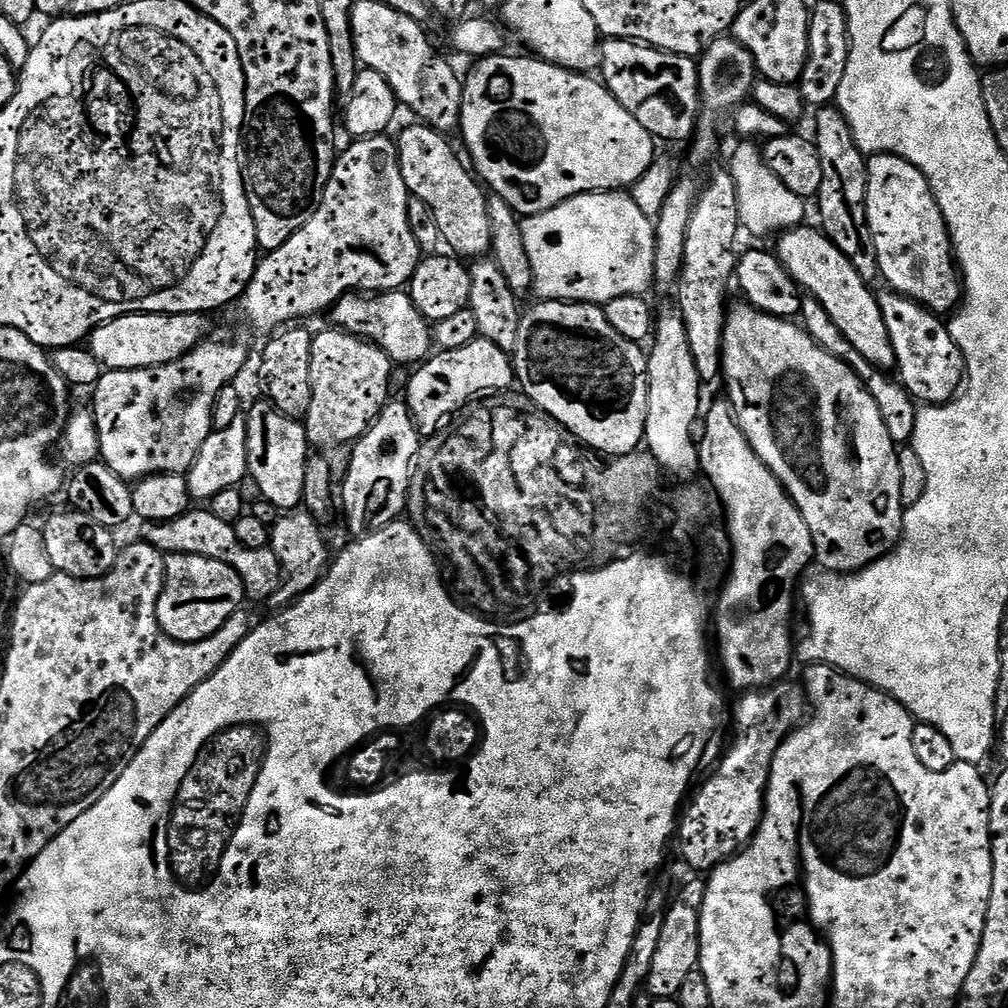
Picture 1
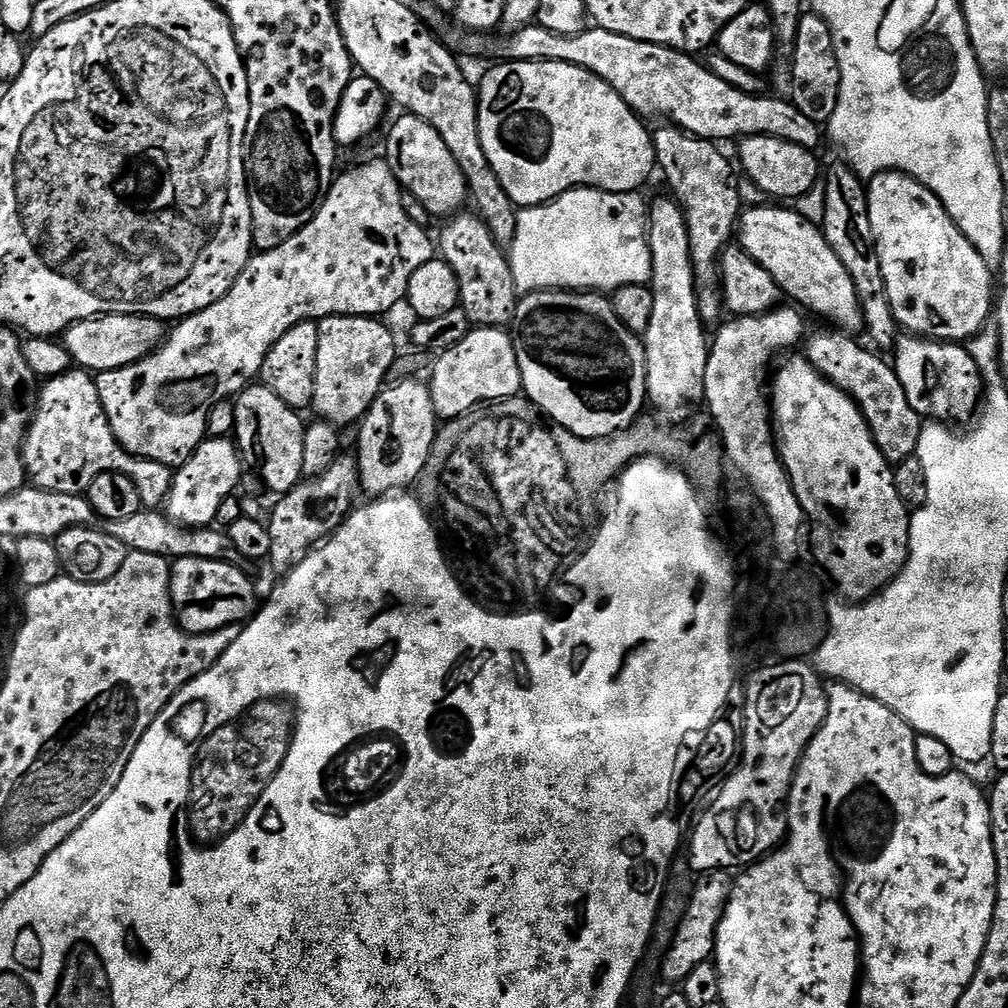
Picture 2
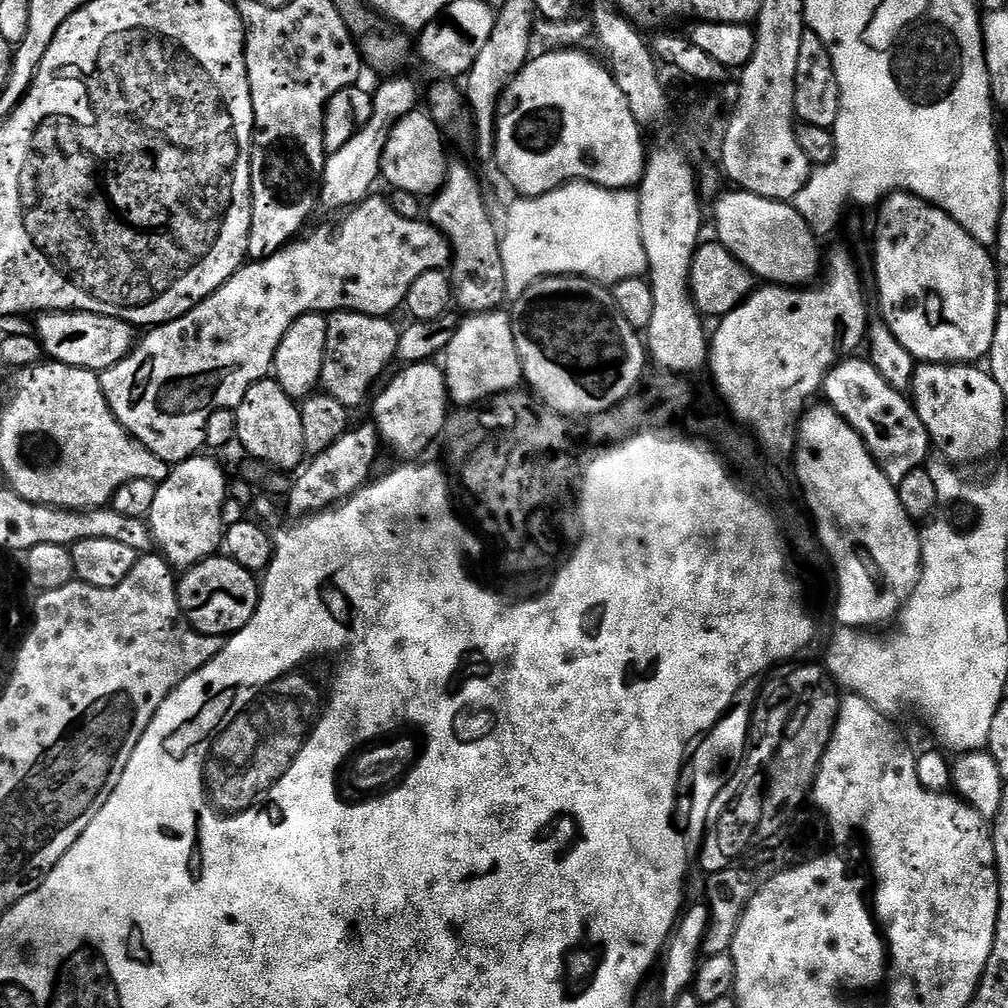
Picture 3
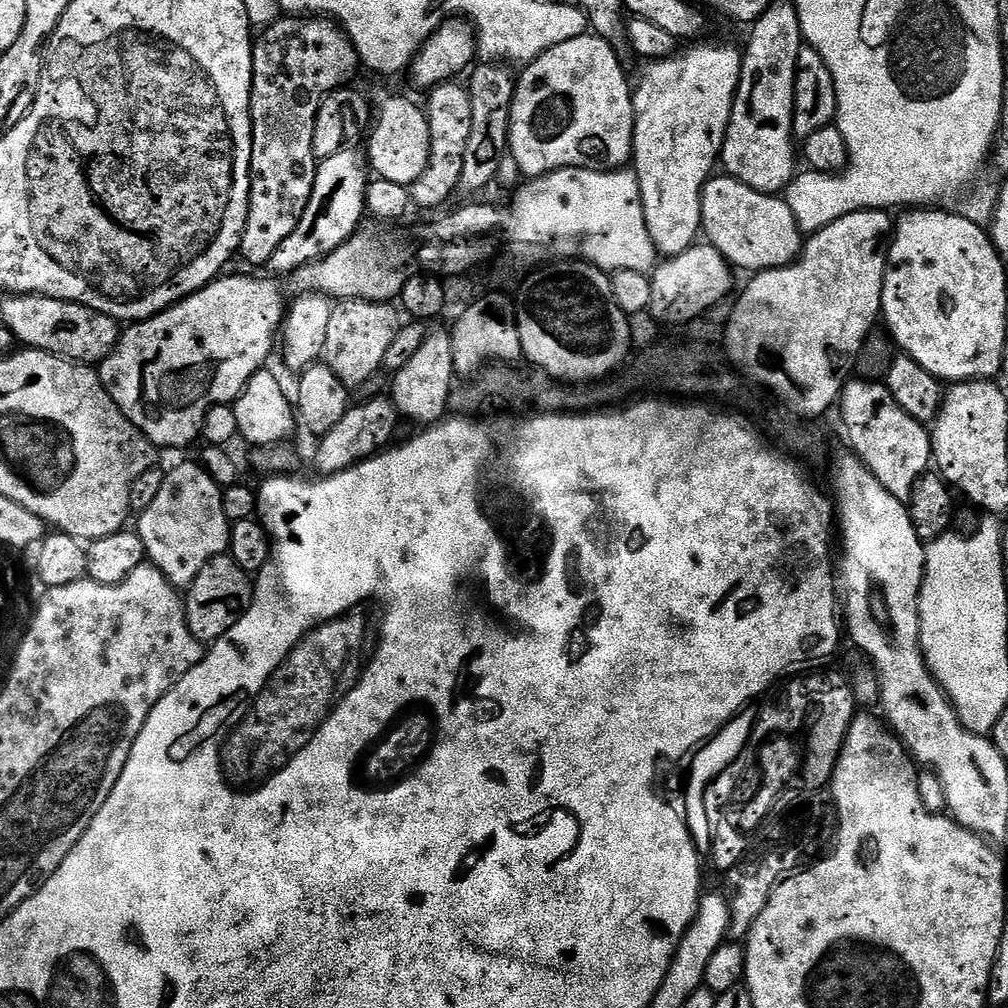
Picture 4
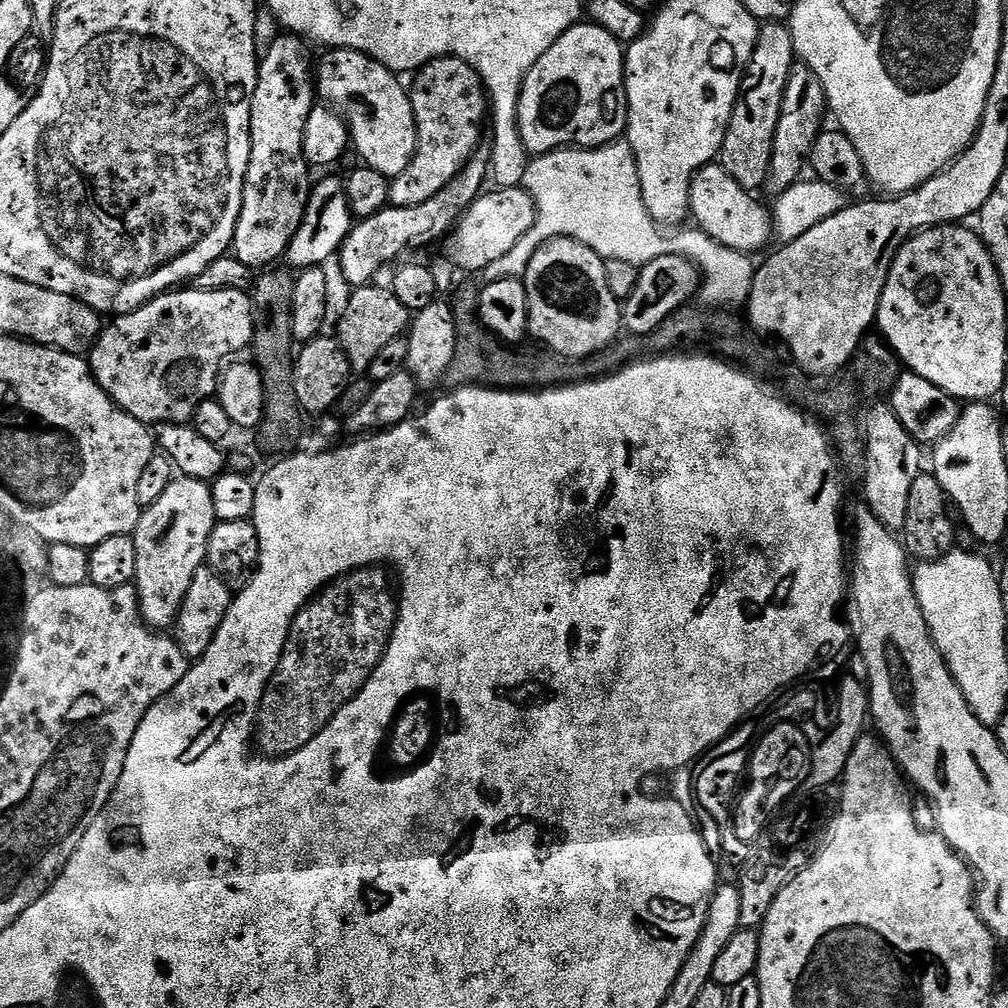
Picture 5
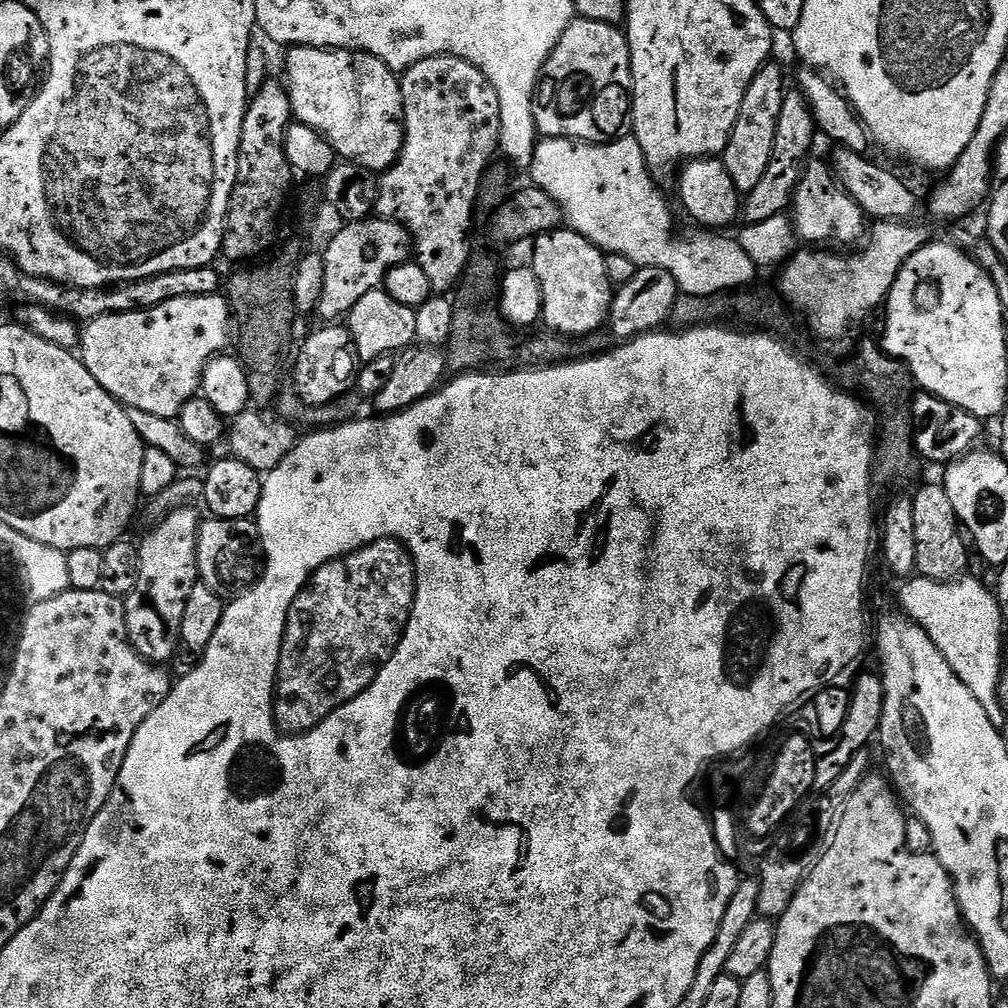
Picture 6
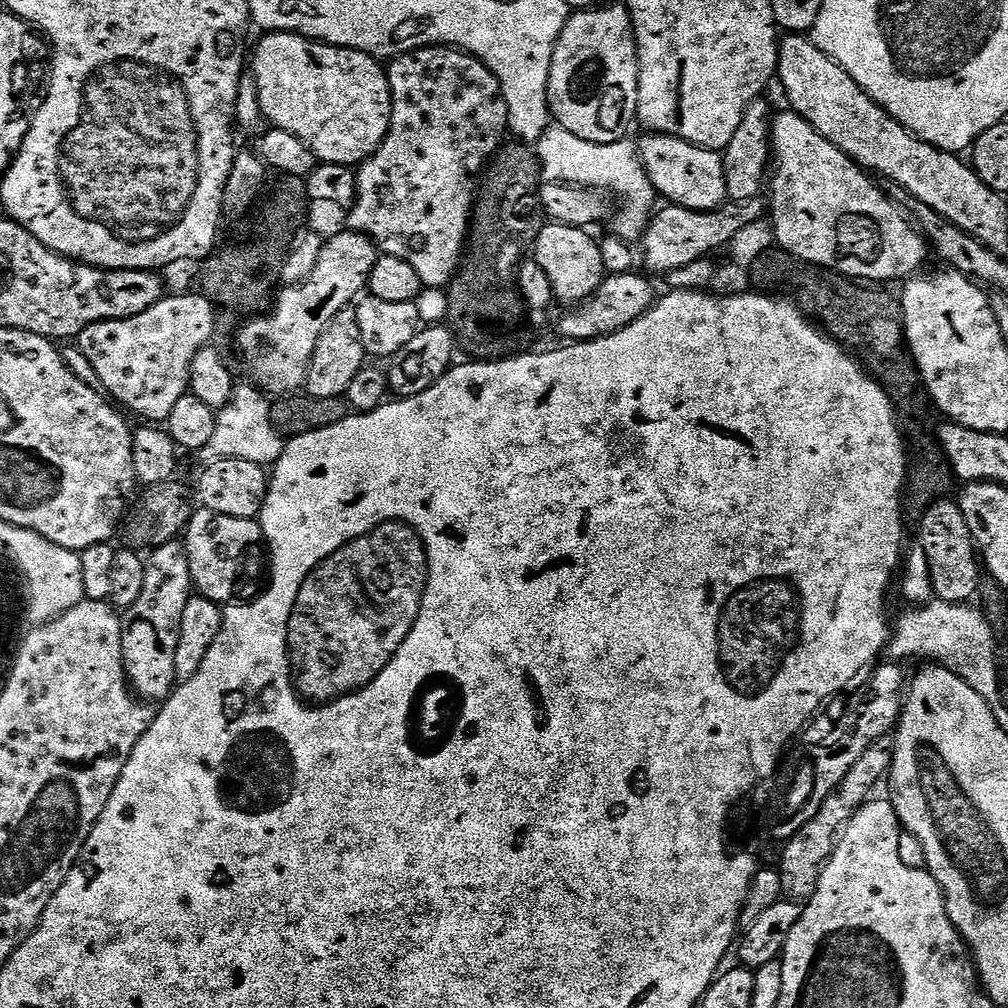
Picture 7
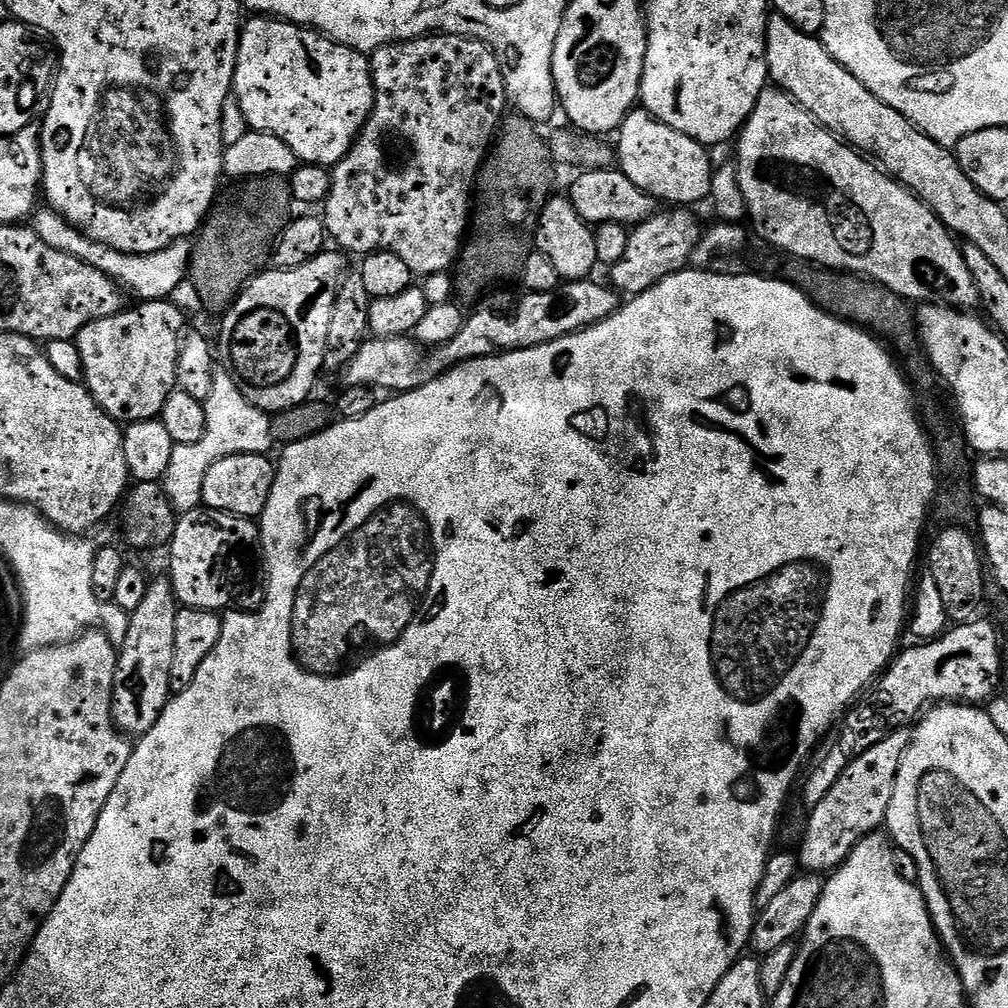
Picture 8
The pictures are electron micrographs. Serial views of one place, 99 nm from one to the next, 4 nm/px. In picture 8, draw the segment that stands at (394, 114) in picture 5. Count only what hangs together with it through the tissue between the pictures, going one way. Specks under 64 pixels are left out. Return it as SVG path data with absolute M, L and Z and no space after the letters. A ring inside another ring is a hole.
M264 14L252 18L249 24L247 21L240 29L238 62L234 70L232 90L234 93L234 104L236 100L237 106L240 107L237 108L239 115L244 116L251 131L269 132L278 138L282 138L282 142L286 142L286 146L290 146L290 150L294 150L297 161L306 164L321 164L326 169L331 169L352 149L352 143L356 141L357 136L359 136L364 128L364 123L370 118L372 107L376 101L376 87L372 81L372 66L369 57L365 53L356 52L352 48L342 46L337 40L330 40L327 36L313 29L303 27L299 24L289 24L287 20L279 18L269 18Z

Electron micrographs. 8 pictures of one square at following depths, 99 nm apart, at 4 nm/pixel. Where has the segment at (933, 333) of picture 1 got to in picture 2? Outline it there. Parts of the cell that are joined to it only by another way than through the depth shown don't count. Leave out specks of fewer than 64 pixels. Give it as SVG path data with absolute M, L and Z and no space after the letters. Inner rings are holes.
M904 334L896 341L895 352L894 367L902 382L902 390L906 390L910 406L914 406L920 417L936 422L956 422L952 420L964 420L977 411L982 400L980 367L967 347L956 342Z

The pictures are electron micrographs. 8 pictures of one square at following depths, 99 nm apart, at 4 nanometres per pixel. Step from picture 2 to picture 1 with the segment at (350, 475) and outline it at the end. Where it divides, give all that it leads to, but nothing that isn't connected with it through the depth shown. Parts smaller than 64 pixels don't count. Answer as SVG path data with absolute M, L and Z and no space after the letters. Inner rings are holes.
M288 510L280 514L270 527L270 546L278 554L284 579L280 589L272 596L271 603L276 606L287 606L300 599L322 579L330 567L328 544L320 533L321 521L315 520L309 512Z

